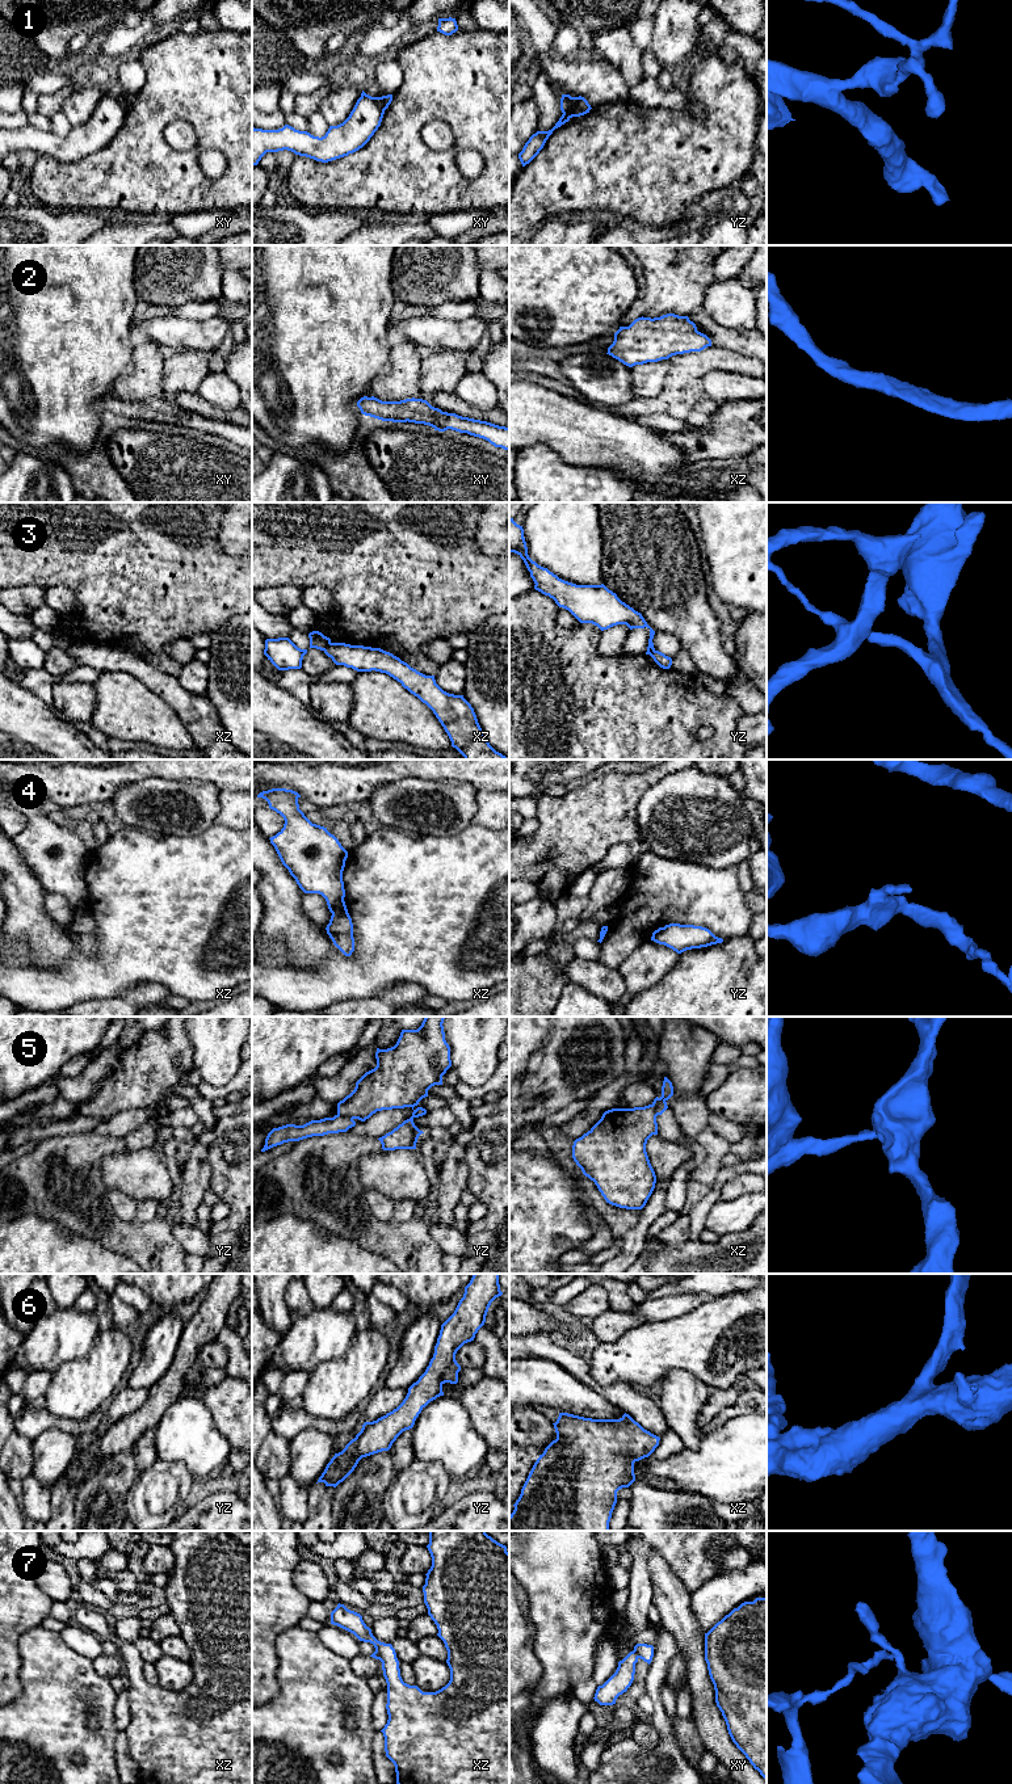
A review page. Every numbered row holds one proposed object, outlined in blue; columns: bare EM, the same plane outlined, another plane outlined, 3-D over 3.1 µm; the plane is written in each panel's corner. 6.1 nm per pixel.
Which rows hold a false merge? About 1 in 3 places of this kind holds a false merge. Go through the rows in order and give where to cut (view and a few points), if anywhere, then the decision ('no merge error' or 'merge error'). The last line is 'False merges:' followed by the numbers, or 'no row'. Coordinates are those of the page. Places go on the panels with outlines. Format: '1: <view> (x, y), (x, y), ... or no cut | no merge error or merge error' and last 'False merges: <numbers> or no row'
1: yz (571, 97), (570, 106), (563, 113) | merge error
2: no cut | no merge error
3: xz (332, 643), (323, 649) | merge error
4: no cut | no merge error
5: yz (337, 1114), (352, 1119) | merge error
6: no cut | no merge error
7: xy (633, 1650), (639, 1657) | merge error
False merges: 1, 3, 5, 7

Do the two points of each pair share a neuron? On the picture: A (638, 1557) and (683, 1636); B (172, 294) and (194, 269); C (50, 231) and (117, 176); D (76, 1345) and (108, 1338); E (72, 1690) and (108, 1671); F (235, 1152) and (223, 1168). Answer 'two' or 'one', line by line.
A: two
B: one
C: two
D: two
E: two
F: two

